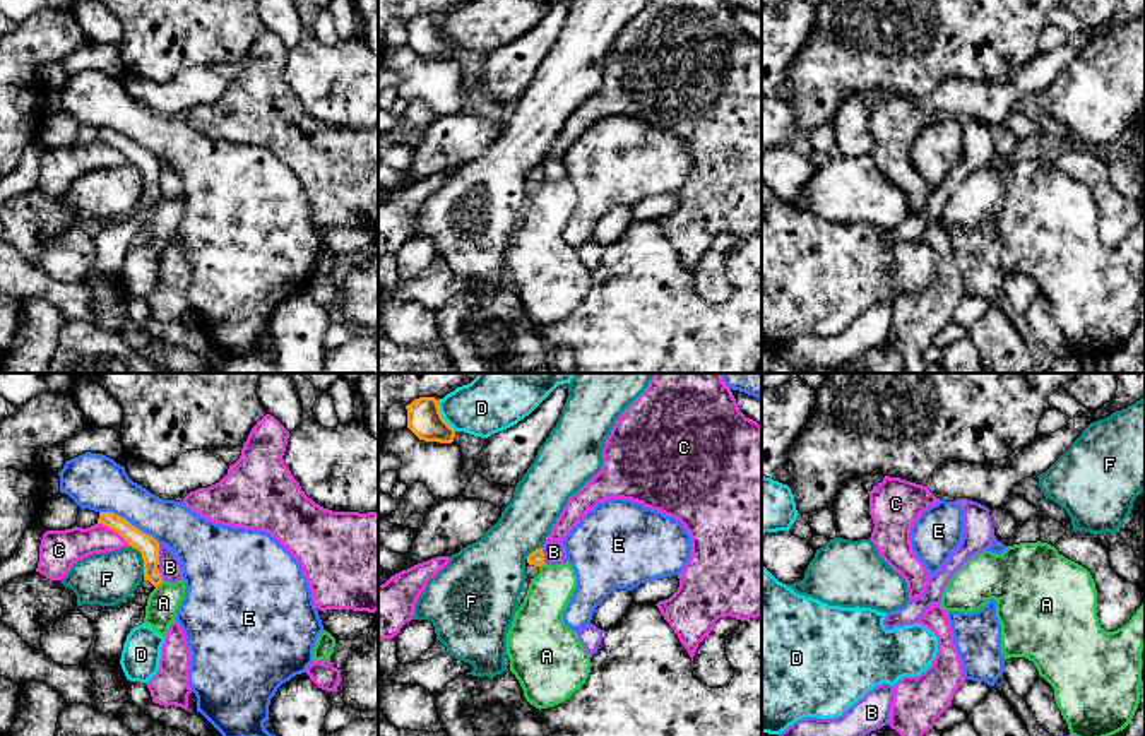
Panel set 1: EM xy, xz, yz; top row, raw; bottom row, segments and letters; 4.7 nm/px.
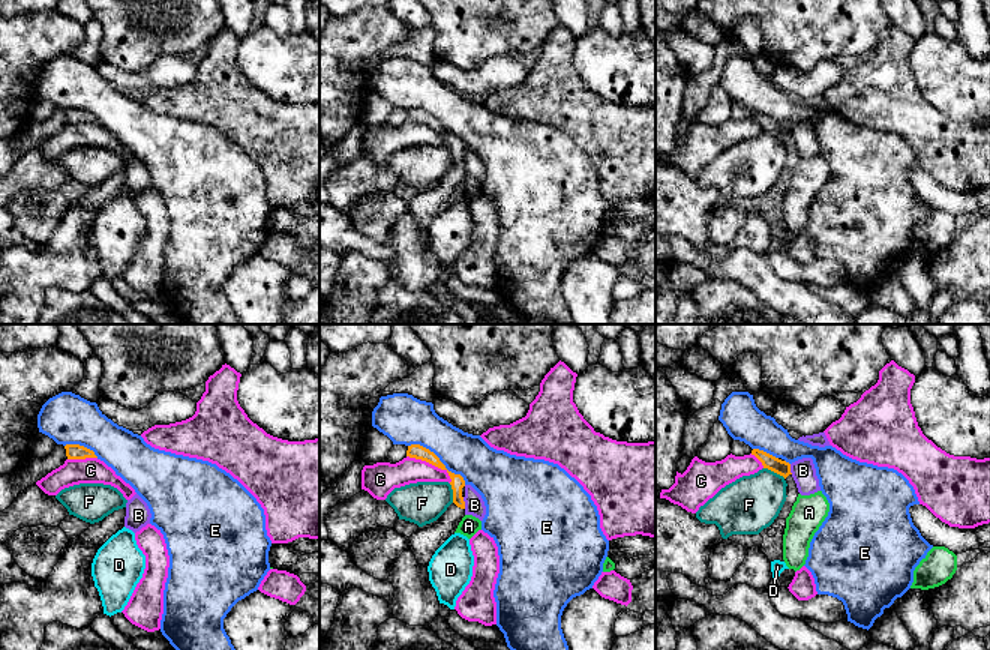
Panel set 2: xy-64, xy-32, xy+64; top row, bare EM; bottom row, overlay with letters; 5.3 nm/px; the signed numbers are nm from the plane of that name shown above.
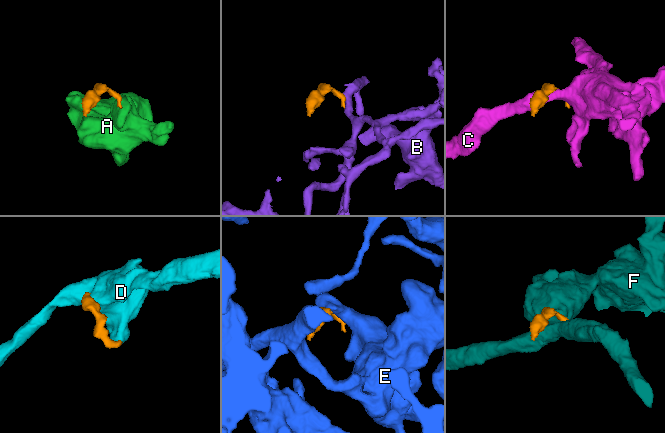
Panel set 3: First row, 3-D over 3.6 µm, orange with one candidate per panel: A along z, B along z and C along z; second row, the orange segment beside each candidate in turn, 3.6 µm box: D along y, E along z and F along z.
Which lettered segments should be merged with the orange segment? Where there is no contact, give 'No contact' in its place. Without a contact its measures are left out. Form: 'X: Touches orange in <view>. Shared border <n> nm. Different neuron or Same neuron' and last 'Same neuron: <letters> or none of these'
A: Touches orange in xy. Shared border 50 nm. Different neuron
B: Touches orange in xy. Shared border 100 nm. Different neuron
C: Touches orange in xy. Shared border 190 nm. Different neuron
D: Touches orange in xz. Shared border 170 nm. Different neuron
E: Touches orange in xy. Shared border 320 nm. Different neuron
F: Touches orange in xy. Shared border 160 nm. Different neuron
Same neuron: none of these

